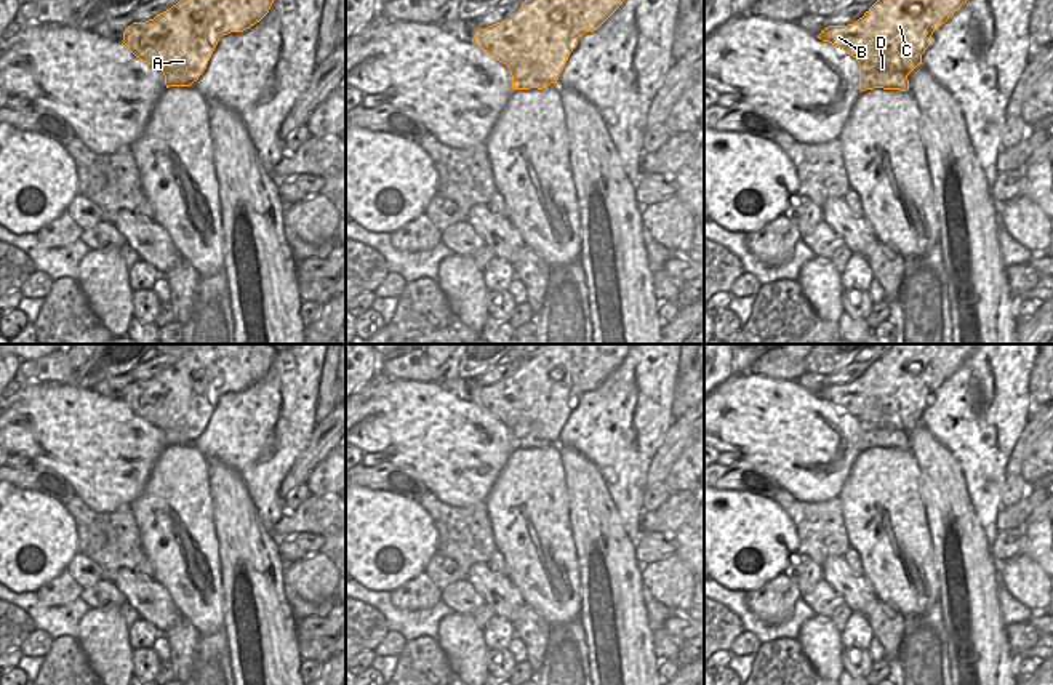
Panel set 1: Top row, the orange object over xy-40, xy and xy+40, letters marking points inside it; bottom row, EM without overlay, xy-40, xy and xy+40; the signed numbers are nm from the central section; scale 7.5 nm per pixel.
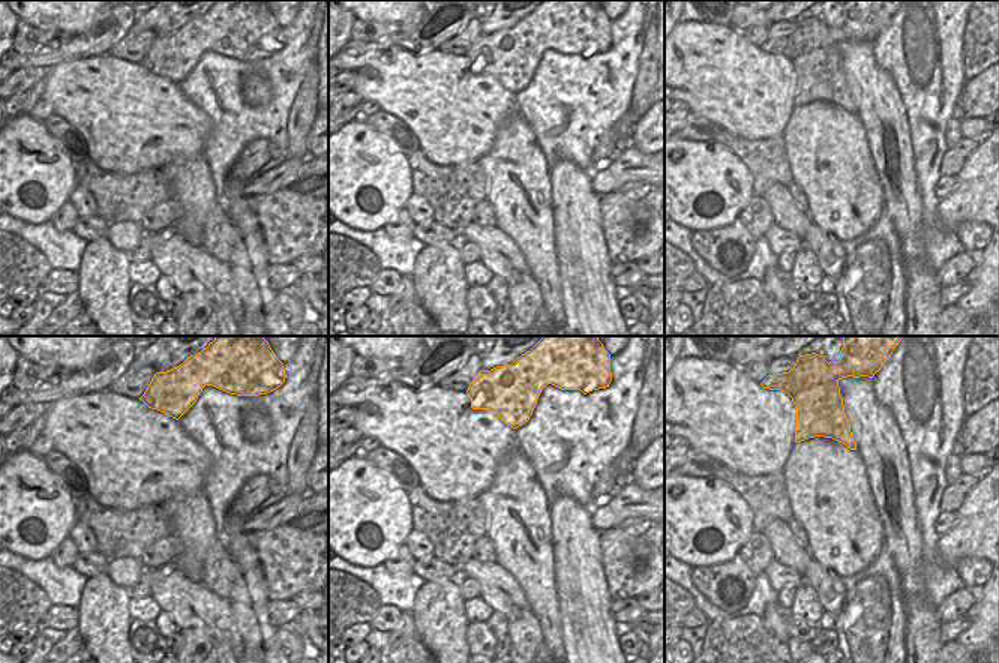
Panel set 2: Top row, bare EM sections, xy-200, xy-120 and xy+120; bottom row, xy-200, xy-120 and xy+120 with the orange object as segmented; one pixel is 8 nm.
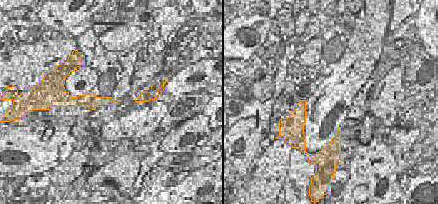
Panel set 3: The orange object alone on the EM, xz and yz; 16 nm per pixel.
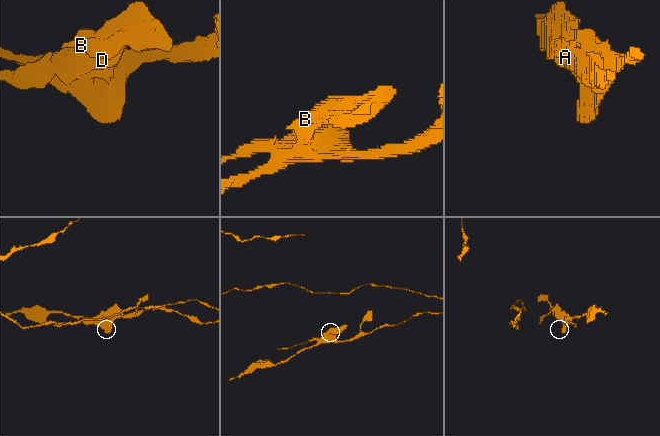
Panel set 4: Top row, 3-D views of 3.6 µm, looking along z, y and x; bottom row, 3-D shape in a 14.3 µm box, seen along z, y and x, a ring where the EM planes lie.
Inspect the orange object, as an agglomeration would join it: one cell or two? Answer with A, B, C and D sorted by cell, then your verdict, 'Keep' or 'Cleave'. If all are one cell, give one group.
Groups: A B C / D. Cleave.

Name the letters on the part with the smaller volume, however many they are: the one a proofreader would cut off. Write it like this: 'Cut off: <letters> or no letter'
Cut off: A, B, C

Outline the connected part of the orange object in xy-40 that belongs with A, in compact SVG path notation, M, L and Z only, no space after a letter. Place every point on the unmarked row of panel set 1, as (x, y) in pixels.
M198 344L154 378L128 384L122 400L141 419L194 442L219 397L259 381L275 355L272 344Z

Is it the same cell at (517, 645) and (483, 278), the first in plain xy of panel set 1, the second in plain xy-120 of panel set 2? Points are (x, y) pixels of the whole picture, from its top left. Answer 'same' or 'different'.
different

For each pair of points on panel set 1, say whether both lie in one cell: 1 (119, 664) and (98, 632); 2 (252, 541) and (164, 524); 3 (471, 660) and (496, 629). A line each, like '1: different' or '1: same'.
1: same
2: different
3: different

